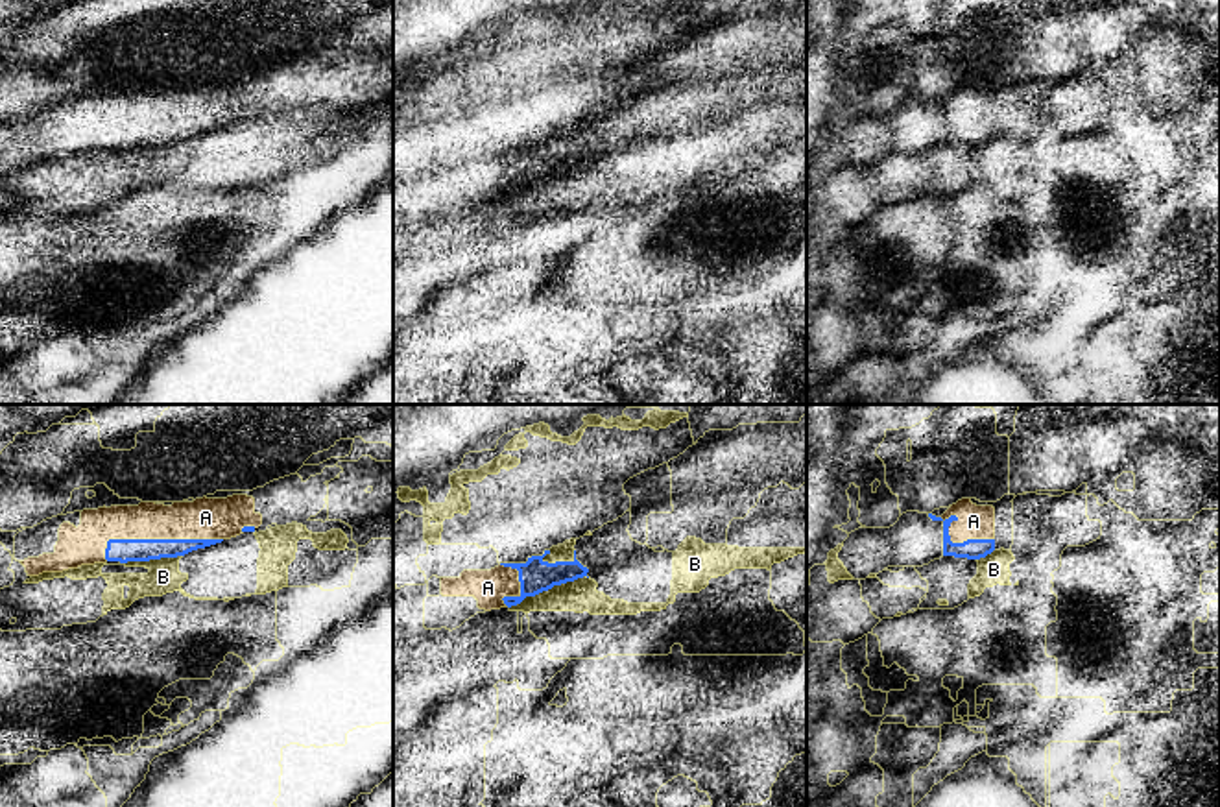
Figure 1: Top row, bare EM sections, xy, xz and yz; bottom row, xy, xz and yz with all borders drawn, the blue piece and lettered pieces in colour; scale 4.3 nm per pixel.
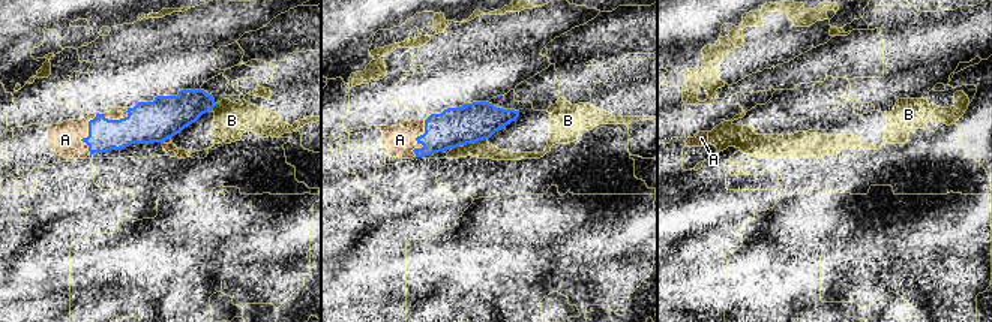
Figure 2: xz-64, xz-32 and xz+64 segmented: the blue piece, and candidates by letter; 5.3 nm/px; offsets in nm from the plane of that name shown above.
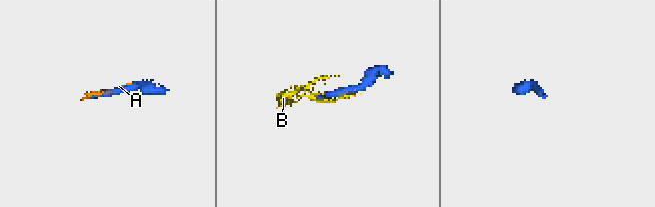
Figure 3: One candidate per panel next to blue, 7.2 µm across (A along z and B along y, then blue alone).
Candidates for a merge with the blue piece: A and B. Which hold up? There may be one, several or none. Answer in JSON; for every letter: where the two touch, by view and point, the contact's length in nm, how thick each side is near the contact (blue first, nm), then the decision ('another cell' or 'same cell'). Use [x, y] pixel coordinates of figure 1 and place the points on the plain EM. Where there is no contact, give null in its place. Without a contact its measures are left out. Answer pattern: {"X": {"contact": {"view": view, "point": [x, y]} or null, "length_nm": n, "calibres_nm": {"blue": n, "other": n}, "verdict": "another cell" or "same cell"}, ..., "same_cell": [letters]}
{"A": {"contact": {"view": "xy", "point": [155, 126]}, "length_nm": 550, "calibres_nm": {"blue": 100, "other": 180}, "verdict": "same cell"}, "B": {"contact": {"view": "xz", "point": [549, 174]}, "length_nm": 380, "calibres_nm": {"blue": 140, "other": 140}, "verdict": "another cell"}, "same_cell": ["A"]}

